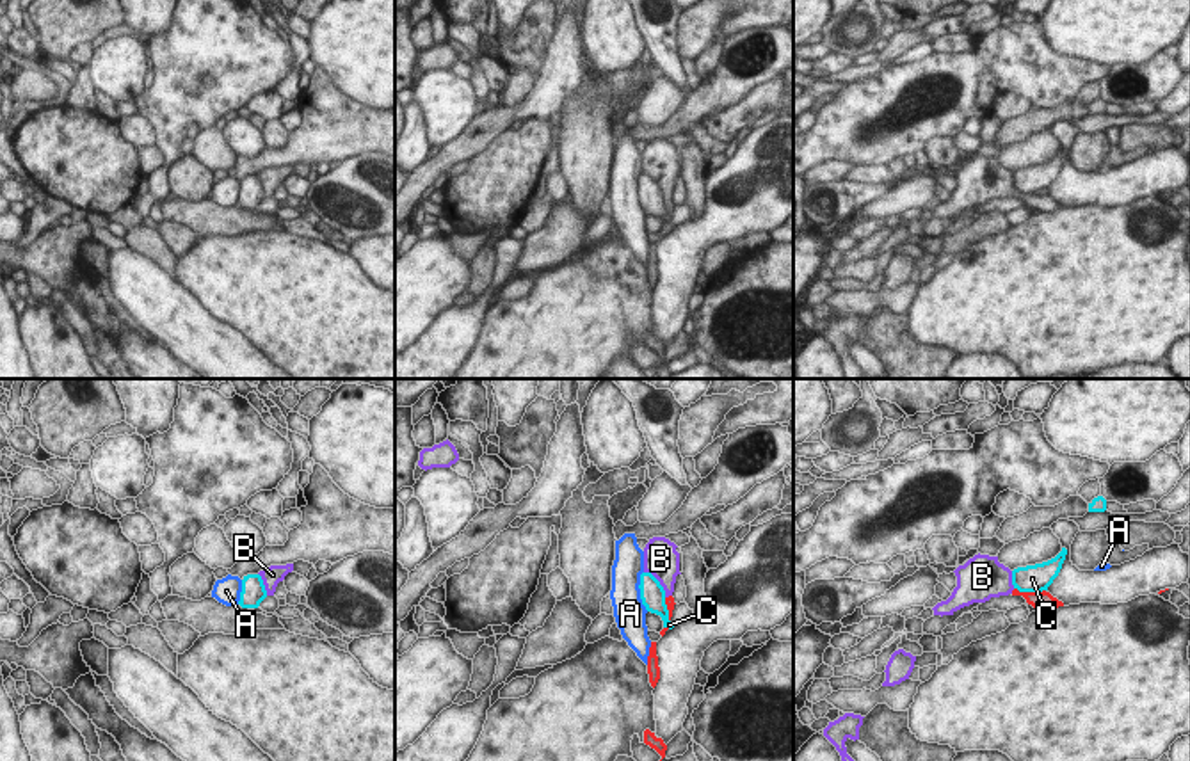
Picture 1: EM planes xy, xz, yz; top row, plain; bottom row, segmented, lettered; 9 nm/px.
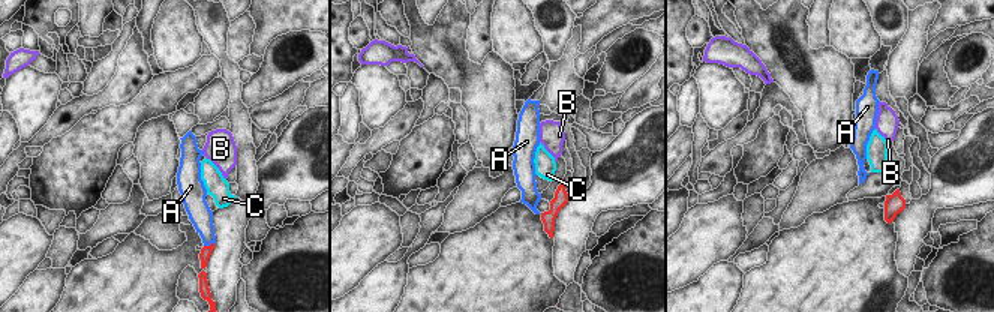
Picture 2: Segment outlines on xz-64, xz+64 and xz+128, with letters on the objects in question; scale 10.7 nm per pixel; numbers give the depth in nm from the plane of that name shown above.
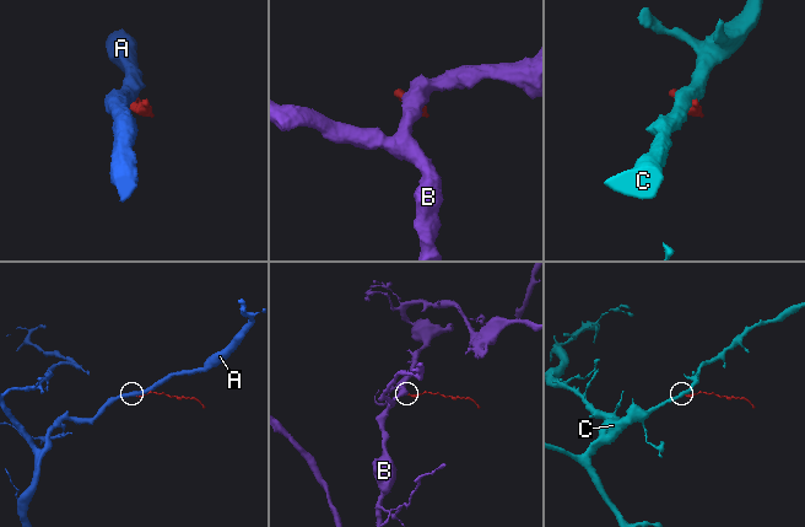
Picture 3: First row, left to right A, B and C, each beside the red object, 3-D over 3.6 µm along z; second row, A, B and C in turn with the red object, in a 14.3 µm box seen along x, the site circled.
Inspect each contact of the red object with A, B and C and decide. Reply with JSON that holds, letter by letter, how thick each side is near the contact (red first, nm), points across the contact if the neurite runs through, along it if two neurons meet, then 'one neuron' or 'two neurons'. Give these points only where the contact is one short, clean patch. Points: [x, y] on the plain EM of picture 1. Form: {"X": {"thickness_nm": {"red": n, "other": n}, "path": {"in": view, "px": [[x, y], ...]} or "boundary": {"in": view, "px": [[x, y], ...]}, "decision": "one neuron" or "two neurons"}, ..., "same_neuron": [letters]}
{"A": {"thickness_nm": {"red": 120, "other": 220}, "decision": "two neurons"}, "B": {"thickness_nm": {"red": 160, "other": 340}, "path": {"in": "yz", "px": [[1037, 201], [1013, 192], [989, 180]]}, "decision": "one neuron"}, "C": {"thickness_nm": {"red": 160, "other": 260}, "boundary": {"in": "yz", "px": [[1014, 189], [1020, 192], [1045, 192]]}, "decision": "two neurons"}, "same_neuron": ["B"]}

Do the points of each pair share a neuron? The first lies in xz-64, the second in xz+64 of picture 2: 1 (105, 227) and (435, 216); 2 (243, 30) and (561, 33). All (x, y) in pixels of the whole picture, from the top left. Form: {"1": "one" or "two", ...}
{"1": "two", "2": "two"}

